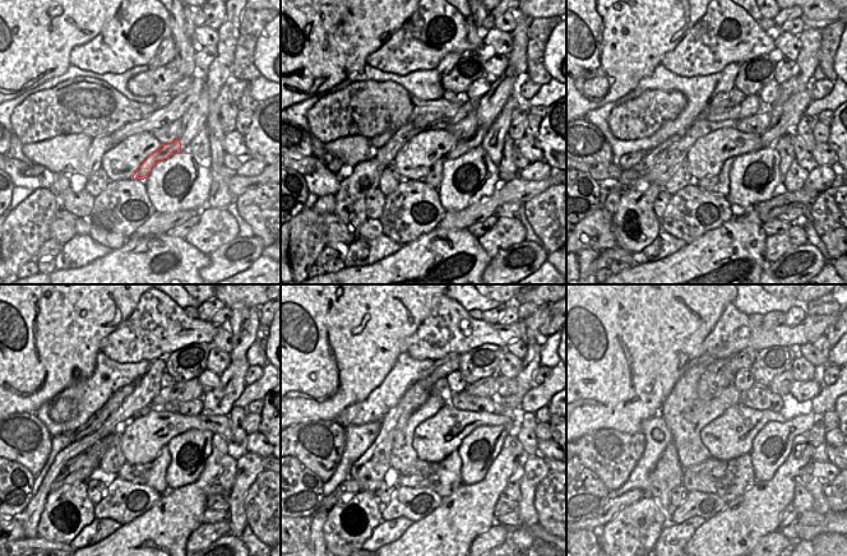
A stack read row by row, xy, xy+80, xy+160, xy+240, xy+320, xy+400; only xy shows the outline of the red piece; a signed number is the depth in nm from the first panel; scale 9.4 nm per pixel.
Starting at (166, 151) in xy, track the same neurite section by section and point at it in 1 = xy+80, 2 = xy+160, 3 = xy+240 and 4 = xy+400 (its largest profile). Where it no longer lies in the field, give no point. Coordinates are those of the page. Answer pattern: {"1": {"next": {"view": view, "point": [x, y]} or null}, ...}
{"1": {"next": {"view": "xy+80", "point": [463, 146]}}, "2": {"next": {"view": "xy+160", "point": [785, 119]}}, "3": {"next": {"view": "xy+240", "point": [218, 402]}}, "4": {"next": {"view": "xy+400", "point": [822, 344]}}}

